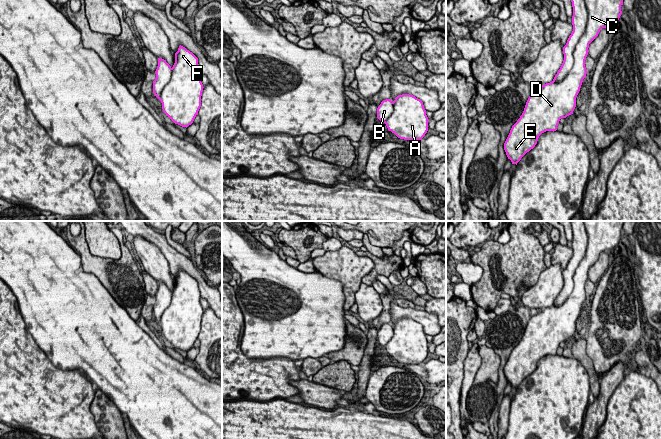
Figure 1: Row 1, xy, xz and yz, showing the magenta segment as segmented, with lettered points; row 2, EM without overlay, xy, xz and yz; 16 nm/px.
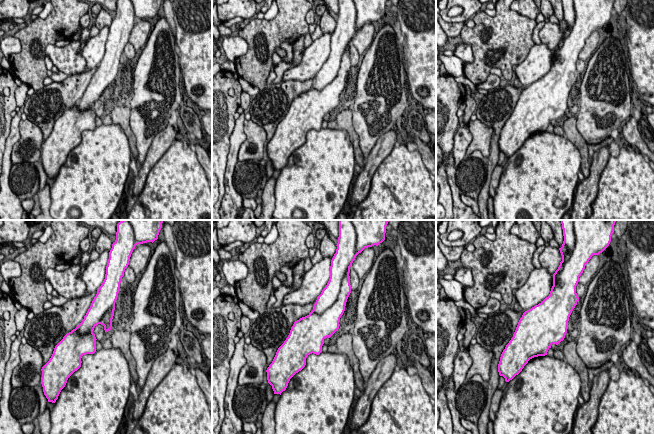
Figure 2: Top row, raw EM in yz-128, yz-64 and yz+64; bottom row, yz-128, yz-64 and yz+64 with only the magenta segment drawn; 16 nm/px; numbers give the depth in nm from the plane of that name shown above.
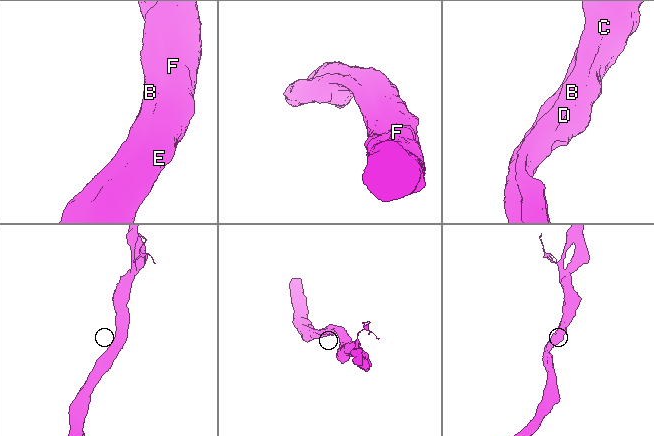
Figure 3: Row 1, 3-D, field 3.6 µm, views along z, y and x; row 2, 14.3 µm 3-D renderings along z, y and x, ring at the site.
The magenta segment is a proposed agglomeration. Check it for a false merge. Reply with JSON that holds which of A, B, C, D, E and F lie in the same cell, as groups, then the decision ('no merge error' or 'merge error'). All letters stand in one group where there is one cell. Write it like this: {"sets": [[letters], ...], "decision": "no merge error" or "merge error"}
{"sets": [["A", "B", "C", "D", "E", "F"]], "decision": "no merge error"}

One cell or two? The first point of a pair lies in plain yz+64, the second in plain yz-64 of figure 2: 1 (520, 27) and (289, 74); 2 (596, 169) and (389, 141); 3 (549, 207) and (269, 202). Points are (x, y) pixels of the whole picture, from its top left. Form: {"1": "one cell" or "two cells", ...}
{"1": "two cells", "2": "one cell", "3": "two cells"}

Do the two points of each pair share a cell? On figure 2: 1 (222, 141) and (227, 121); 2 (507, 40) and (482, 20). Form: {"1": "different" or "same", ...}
{"1": "same", "2": "same"}

